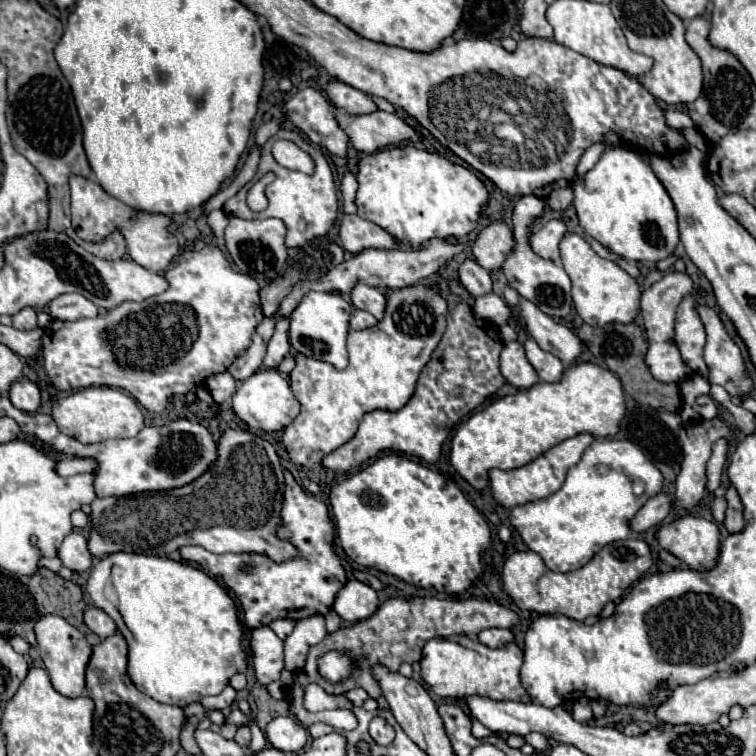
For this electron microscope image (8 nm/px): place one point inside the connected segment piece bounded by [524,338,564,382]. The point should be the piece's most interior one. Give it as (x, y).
(549, 368)

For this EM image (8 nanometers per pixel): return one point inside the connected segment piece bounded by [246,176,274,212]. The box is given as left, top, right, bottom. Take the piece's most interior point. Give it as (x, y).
(256, 200)

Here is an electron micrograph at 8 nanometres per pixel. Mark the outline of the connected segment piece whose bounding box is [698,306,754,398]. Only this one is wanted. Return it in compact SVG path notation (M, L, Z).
M698 306L698 312L708 334L704 346L704 362L710 370L710 382L726 388L730 396L748 396L754 390L754 382L748 376L738 344L730 338L720 316L712 308Z

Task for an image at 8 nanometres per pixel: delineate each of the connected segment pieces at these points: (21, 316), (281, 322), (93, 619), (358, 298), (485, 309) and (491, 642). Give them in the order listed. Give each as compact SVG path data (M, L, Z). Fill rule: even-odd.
M24 308L20 310L18 314L12 316L14 320L14 328L18 330L34 330L38 324L36 324L36 312L32 308Z
M280 316L276 320L276 326L274 326L274 334L268 342L268 352L266 352L266 358L264 358L264 366L266 368L278 368L278 364L282 362L282 358L290 352L290 342L288 342L288 318L286 316Z
M96 606L86 608L86 612L84 612L84 622L86 622L86 626L88 626L94 634L98 634L100 638L108 638L108 636L112 636L112 634L116 632L116 624L112 622L112 618L110 618L104 610L100 610L100 608L96 608Z
M356 284L350 298L352 298L352 304L356 308L366 310L372 316L376 316L378 320L382 320L384 308L386 308L386 298L378 288L372 288L372 286L366 286L366 284Z
M486 294L486 296L476 298L474 314L478 318L486 318L486 320L492 320L494 324L502 326L512 318L512 308L496 294Z
M486 628L478 632L478 640L490 648L502 648L504 644L514 640L514 634L510 630L502 630L502 628Z

